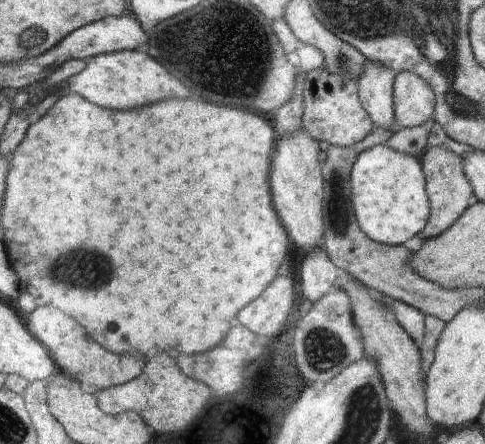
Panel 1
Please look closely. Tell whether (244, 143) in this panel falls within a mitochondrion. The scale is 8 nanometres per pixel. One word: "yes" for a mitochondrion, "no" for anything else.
no

